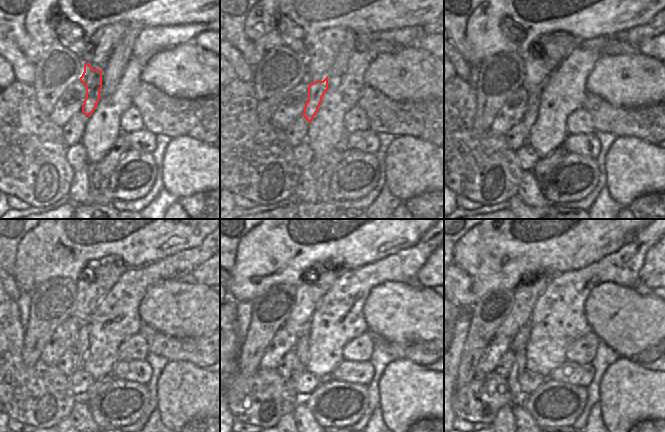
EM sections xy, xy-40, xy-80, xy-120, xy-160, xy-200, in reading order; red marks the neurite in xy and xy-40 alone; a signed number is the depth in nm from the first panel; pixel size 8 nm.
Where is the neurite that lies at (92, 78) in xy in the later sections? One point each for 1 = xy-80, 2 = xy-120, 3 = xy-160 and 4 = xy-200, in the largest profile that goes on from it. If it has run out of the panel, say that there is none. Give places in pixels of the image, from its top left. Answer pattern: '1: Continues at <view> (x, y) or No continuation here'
1: Continues at xy-80 (531, 114)
2: Continues at xy-120 (80, 345)
3: Continues at xy-160 (301, 349)
4: Continues at xy-200 (519, 367)

